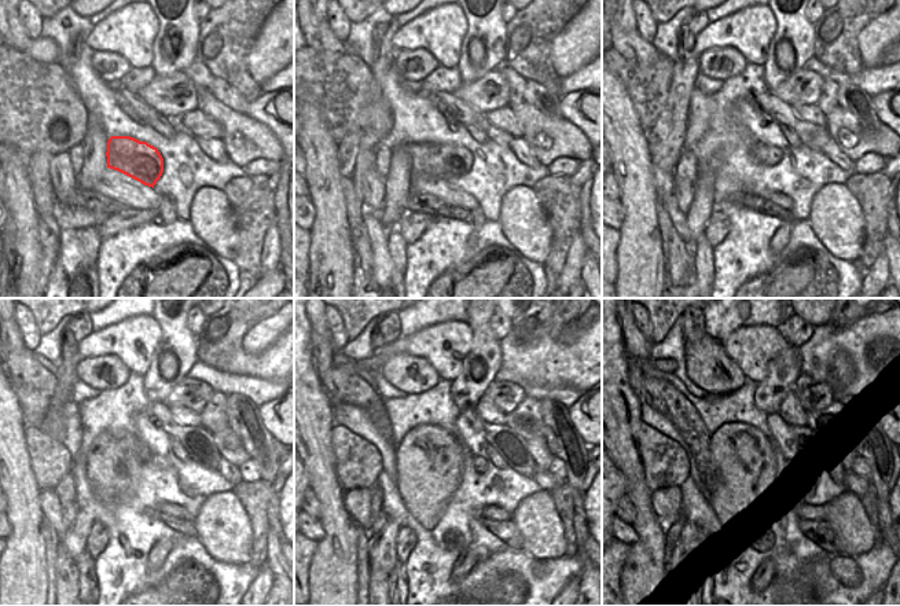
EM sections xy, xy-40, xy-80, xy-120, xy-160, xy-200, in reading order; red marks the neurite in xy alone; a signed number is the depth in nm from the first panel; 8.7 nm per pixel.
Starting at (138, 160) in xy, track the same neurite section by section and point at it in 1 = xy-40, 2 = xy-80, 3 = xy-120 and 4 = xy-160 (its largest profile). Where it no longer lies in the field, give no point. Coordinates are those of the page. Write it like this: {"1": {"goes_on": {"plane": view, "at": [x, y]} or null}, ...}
{"1": {"goes_on": {"plane": "xy-40", "at": [448, 160]}}, "2": {"goes_on": {"plane": "xy-80", "at": [766, 154]}}, "3": {"goes_on": {"plane": "xy-120", "at": [161, 462]}}, "4": {"goes_on": {"plane": "xy-160", "at": [480, 463]}}}

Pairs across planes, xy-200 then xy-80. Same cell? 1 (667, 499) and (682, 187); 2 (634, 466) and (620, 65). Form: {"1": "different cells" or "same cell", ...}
{"1": "different cells", "2": "different cells"}

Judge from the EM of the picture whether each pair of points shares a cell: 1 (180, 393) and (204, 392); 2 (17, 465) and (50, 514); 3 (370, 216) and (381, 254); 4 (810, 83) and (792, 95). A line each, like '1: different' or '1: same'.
1: same
2: different
3: same
4: same

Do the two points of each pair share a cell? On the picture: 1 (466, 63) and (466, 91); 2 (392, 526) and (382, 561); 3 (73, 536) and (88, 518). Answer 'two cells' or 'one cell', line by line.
1: two cells
2: one cell
3: one cell

